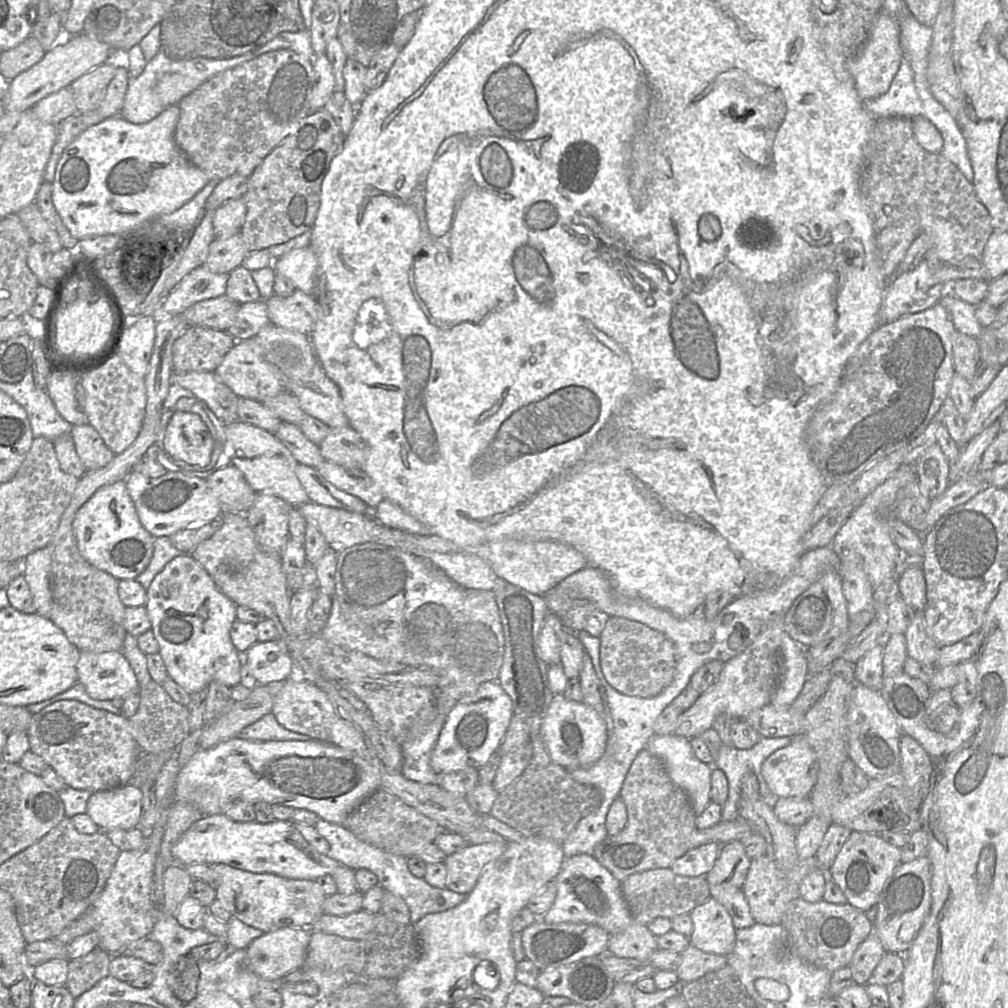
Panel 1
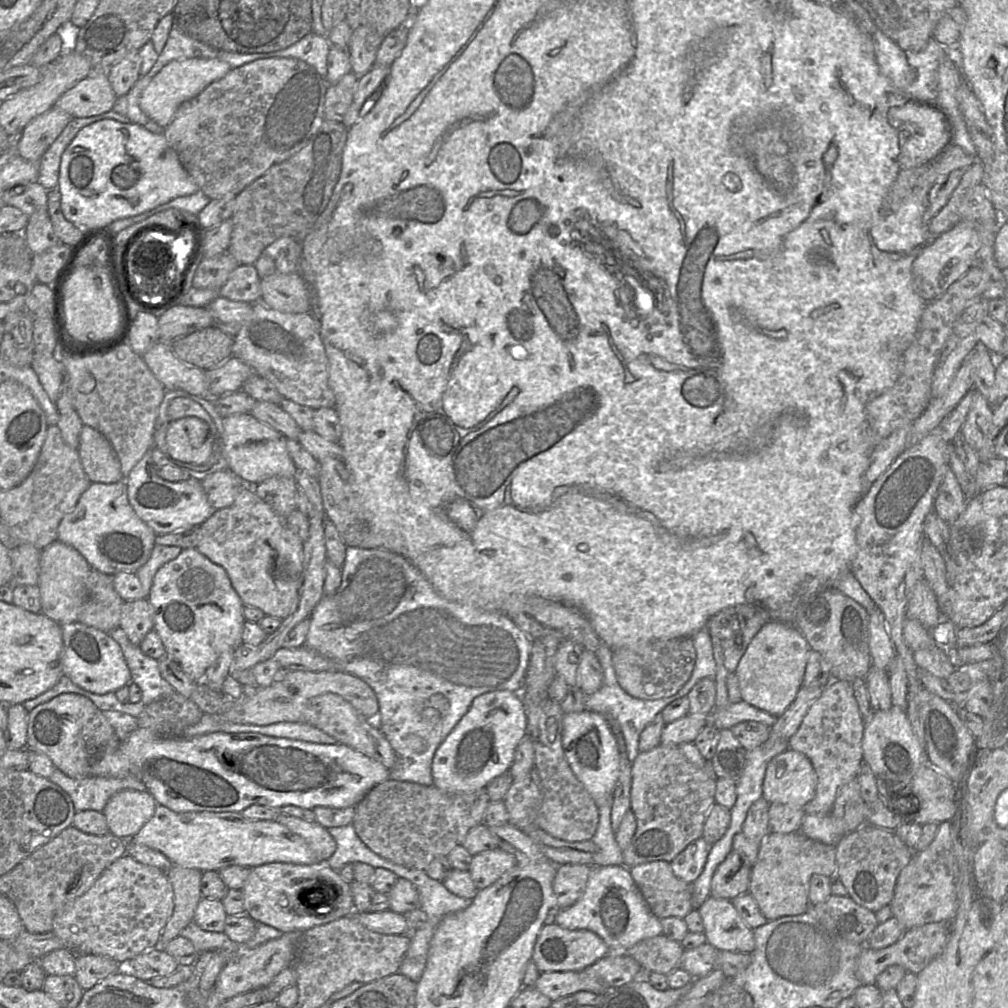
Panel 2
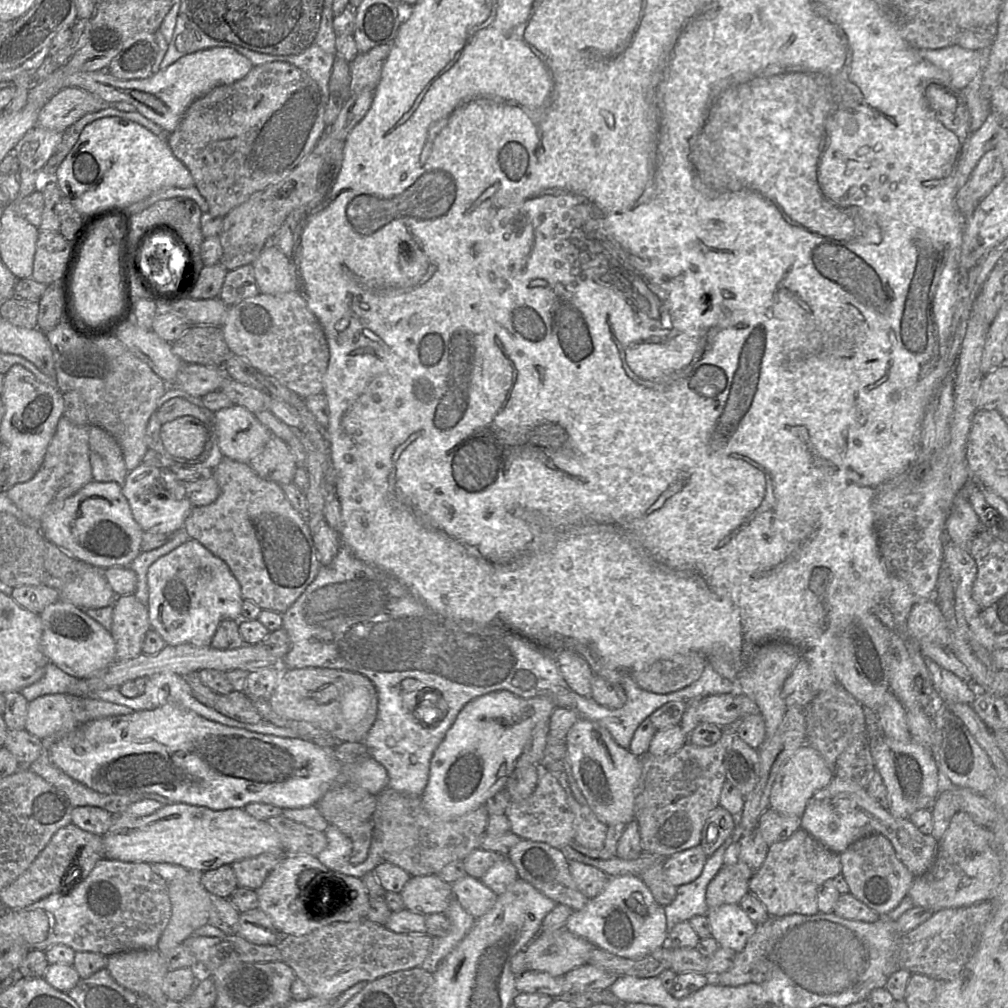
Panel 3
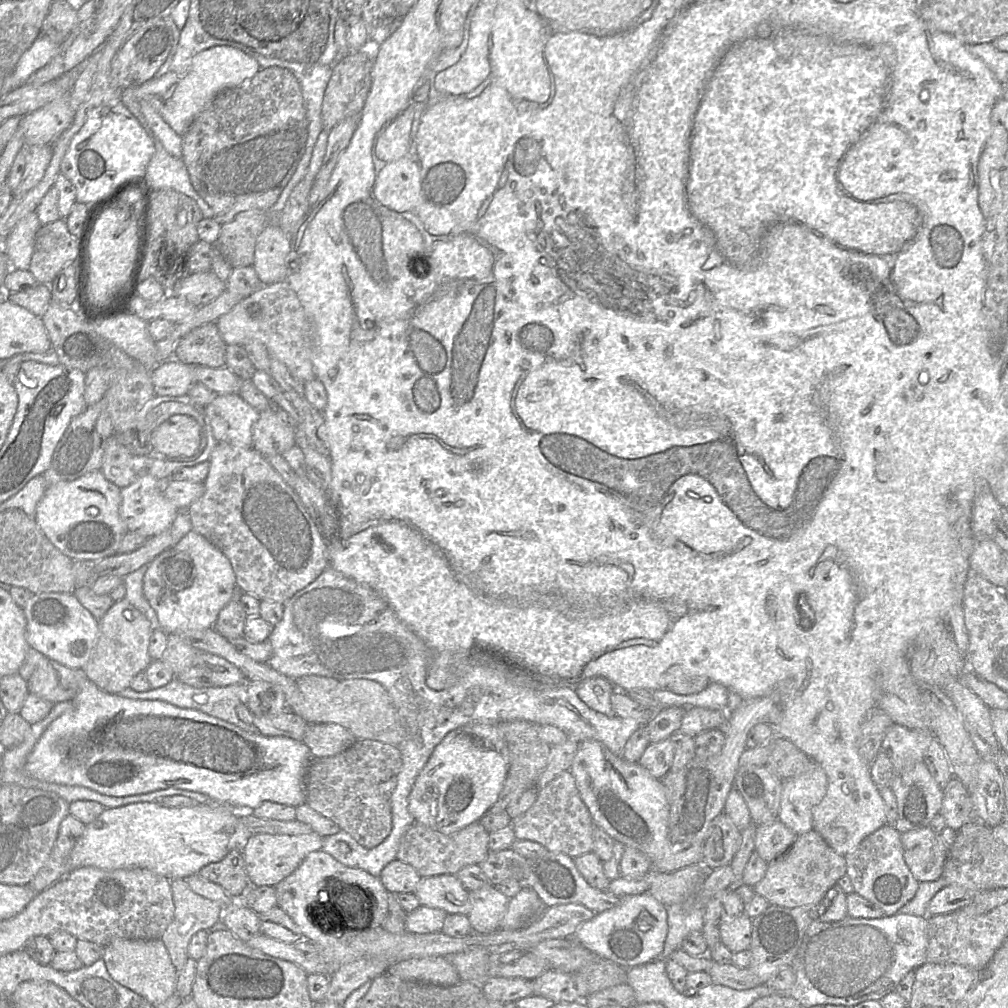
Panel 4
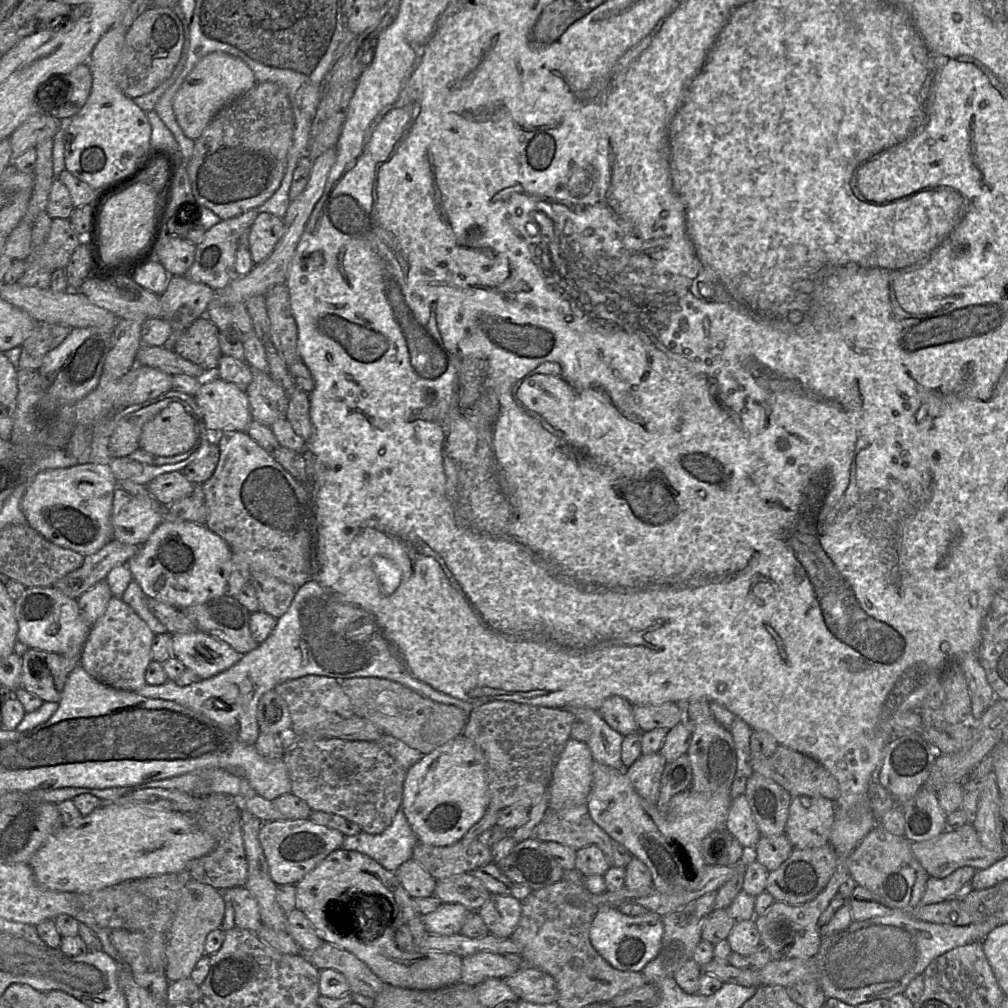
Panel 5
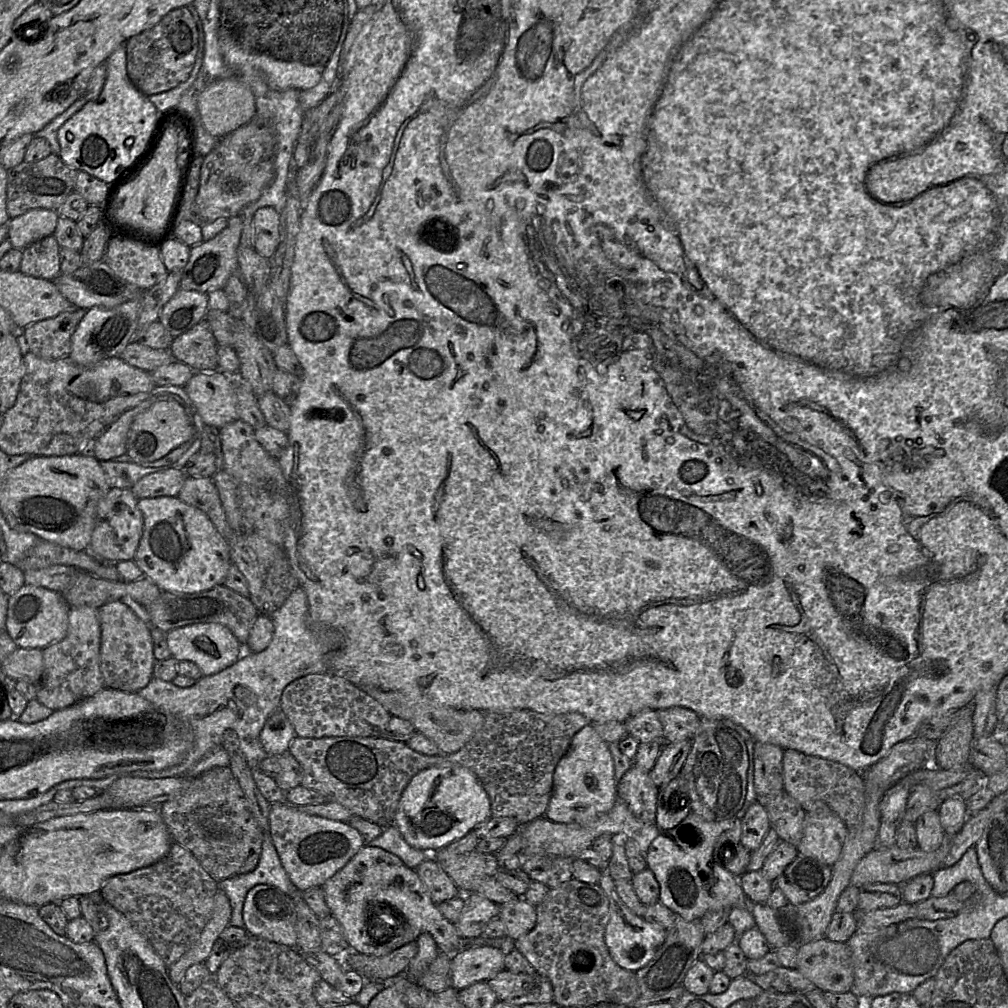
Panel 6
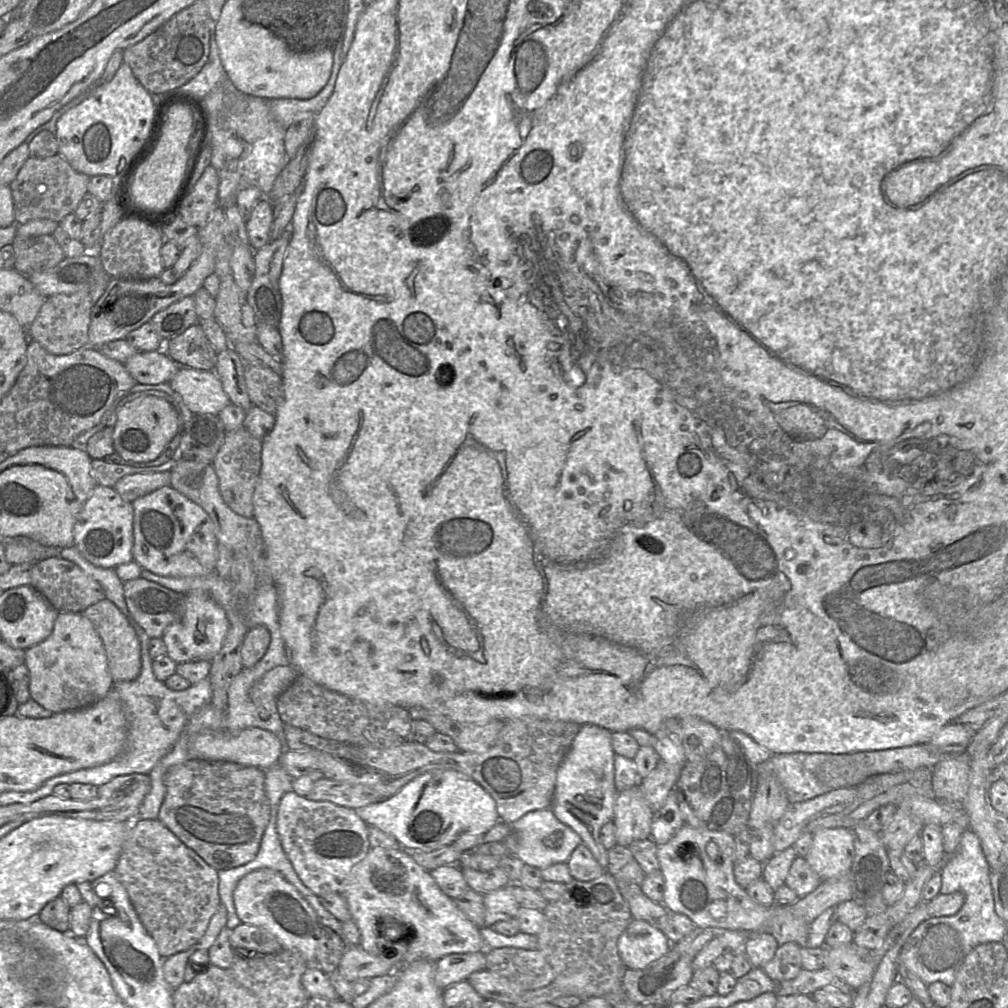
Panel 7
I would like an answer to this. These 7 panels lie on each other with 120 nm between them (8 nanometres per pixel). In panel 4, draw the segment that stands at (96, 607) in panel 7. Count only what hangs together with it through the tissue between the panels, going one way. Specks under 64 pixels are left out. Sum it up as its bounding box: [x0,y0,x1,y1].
[81,598,153,694]

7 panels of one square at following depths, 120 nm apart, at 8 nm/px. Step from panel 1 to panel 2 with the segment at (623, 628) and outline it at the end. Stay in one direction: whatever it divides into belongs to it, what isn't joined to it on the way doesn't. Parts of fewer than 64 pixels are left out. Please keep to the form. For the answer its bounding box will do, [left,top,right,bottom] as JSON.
[612,637,696,700]

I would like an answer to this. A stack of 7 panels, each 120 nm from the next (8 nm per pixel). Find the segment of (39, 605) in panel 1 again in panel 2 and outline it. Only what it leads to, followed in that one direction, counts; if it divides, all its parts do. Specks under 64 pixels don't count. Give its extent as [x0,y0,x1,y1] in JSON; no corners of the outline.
[37,541,93,626]

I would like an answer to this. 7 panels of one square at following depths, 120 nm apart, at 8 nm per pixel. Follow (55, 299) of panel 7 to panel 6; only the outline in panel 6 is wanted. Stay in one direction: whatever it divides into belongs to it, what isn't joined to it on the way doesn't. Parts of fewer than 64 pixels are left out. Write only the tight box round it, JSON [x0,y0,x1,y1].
[24,308,85,360]

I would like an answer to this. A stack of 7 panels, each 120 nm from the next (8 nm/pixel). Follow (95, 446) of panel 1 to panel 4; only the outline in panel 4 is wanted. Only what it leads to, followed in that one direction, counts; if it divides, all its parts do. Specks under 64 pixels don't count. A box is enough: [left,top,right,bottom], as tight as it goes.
[100,434,137,489]

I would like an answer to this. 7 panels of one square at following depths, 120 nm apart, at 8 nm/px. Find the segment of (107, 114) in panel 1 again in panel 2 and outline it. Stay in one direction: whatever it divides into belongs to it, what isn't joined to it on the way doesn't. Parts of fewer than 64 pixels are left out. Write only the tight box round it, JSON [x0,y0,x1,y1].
[106,51,141,98]

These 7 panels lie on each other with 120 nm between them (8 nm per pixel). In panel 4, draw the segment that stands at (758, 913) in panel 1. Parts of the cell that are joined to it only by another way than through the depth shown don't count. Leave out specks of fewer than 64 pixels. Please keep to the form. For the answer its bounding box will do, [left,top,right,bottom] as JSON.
[753,830,845,908]

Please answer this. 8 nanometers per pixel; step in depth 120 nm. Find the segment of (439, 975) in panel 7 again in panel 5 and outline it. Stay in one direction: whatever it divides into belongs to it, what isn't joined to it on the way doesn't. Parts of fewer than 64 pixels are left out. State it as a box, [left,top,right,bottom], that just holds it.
[460,952,519,987]

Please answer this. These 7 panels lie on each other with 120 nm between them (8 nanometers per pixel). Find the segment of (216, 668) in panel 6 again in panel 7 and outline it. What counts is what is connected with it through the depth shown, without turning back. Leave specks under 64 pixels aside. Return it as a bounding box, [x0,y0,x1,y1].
[162,589,229,664]

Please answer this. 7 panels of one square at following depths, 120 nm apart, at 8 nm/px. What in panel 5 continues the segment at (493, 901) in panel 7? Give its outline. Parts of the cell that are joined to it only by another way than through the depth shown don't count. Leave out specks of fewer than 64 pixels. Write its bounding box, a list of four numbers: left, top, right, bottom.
[421,903,468,935]

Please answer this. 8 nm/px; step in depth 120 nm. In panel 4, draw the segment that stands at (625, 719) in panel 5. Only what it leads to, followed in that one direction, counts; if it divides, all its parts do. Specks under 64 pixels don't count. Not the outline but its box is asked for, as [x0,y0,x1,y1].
[574,677,616,717]

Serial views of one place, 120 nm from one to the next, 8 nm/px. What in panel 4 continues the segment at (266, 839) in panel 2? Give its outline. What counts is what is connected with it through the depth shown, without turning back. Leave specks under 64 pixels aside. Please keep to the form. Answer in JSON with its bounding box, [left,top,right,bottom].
[69,801,253,880]

